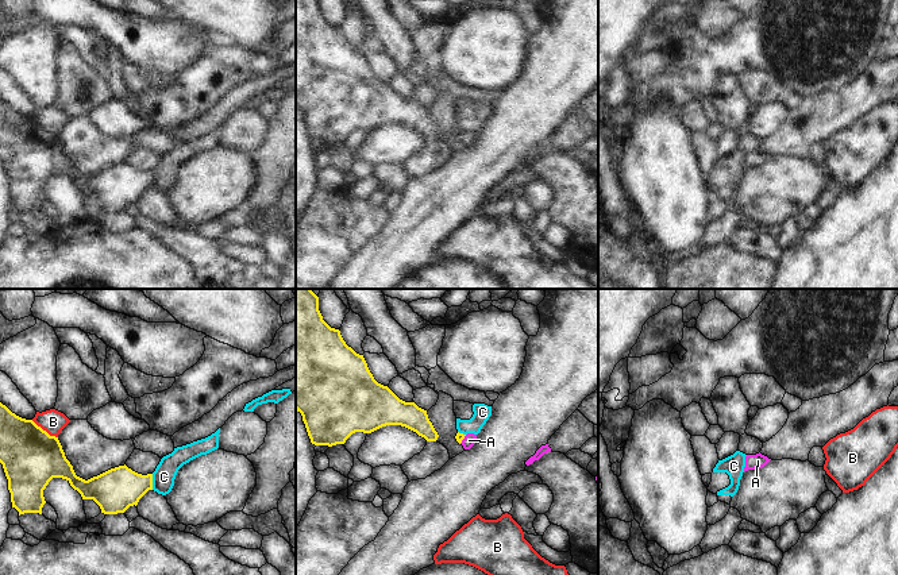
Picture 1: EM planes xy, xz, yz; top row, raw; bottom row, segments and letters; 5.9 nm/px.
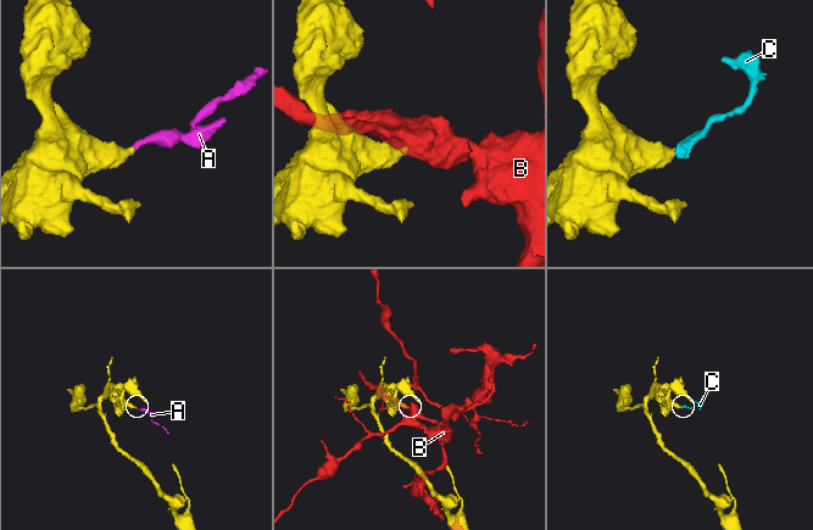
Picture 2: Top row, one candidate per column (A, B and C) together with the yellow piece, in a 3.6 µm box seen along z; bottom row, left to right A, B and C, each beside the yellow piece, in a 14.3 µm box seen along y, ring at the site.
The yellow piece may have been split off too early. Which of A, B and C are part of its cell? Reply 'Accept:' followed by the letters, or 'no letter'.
Accept: A

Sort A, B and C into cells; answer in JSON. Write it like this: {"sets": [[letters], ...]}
{"sets": [["A"], ["B"], ["C"]]}

